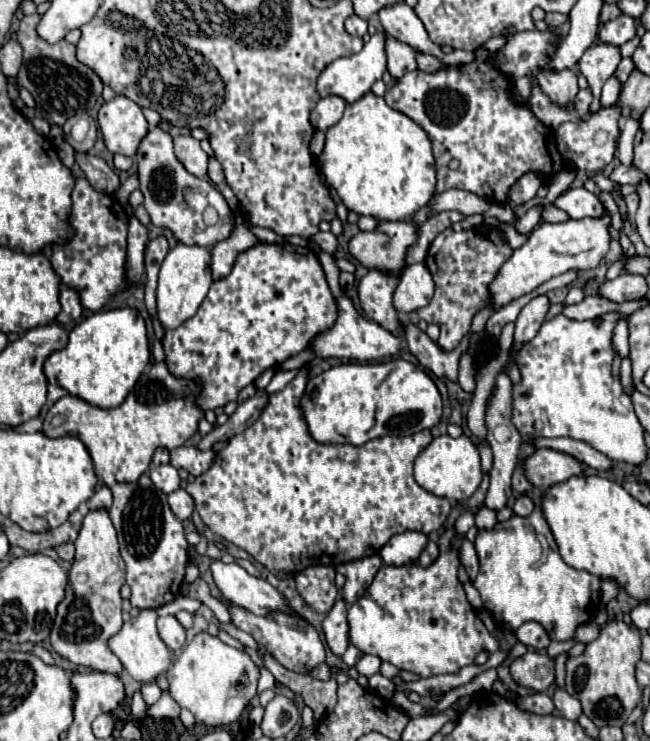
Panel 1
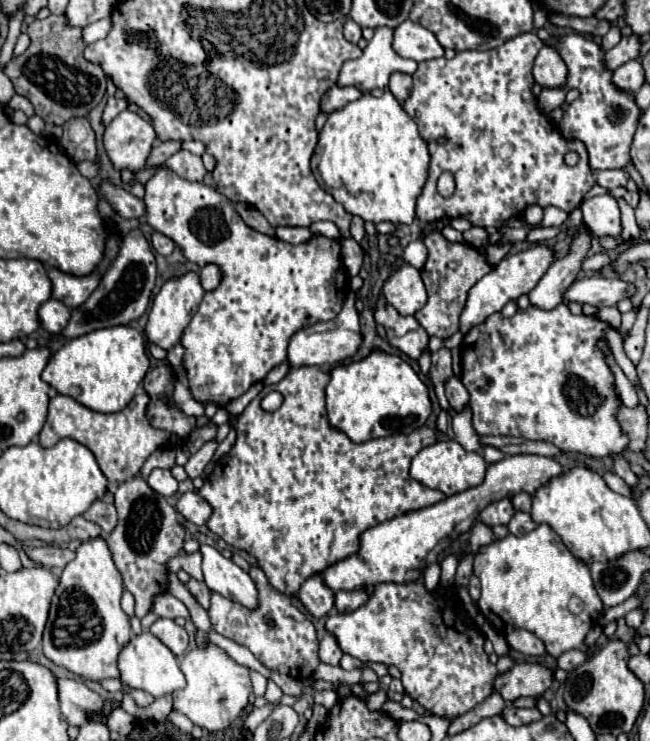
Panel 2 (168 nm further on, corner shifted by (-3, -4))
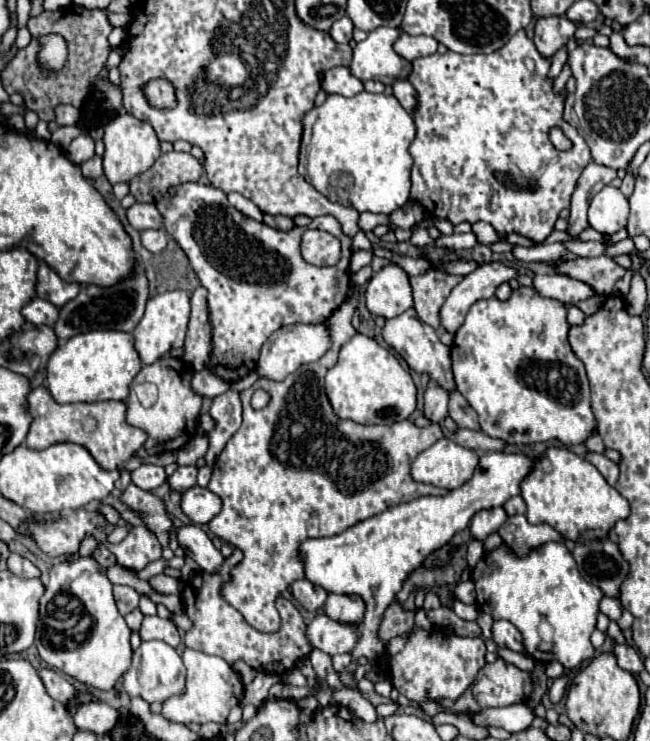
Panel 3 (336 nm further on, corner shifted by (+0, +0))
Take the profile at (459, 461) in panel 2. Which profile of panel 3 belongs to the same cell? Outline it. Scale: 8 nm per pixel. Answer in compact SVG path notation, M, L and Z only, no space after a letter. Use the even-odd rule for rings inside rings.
M442 437L432 447L422 451L412 463L412 479L444 489L464 485L478 465L478 455L448 437Z

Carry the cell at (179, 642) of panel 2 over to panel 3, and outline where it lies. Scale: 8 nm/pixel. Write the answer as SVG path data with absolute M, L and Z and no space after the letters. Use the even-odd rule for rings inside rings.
M144 617L142 627L140 627L140 639L142 641L164 641L170 647L176 647L180 643L180 633L176 629L176 625L170 619L160 619L156 617Z

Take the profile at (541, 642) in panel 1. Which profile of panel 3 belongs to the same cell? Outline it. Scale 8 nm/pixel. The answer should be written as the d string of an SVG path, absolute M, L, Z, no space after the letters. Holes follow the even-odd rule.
M498 619L498 621L492 623L492 641L496 643L498 649L506 647L506 649L512 649L512 651L524 651L522 649L522 635L506 619Z

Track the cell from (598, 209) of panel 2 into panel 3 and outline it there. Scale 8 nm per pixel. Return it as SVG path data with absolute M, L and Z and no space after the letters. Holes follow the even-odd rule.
M606 185L600 193L594 195L588 207L588 221L600 233L614 235L626 227L628 221L628 199L620 189Z

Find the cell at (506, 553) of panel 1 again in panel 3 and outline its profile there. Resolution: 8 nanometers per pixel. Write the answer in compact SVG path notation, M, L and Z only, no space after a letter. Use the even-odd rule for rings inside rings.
M546 543L534 551L530 551L526 557L516 557L506 545L500 549L488 553L482 557L482 561L472 571L472 581L476 585L476 605L478 611L490 613L494 619L508 619L520 633L522 643L528 655L532 655L540 663L560 661L566 669L574 669L594 657L594 647L590 643L590 635L596 629L596 617L598 617L598 603L602 599L600 587L586 583L582 575L578 573L576 561L568 547L564 543ZM546 621L554 629L554 637L550 643L542 645L542 639L538 635L538 625Z

